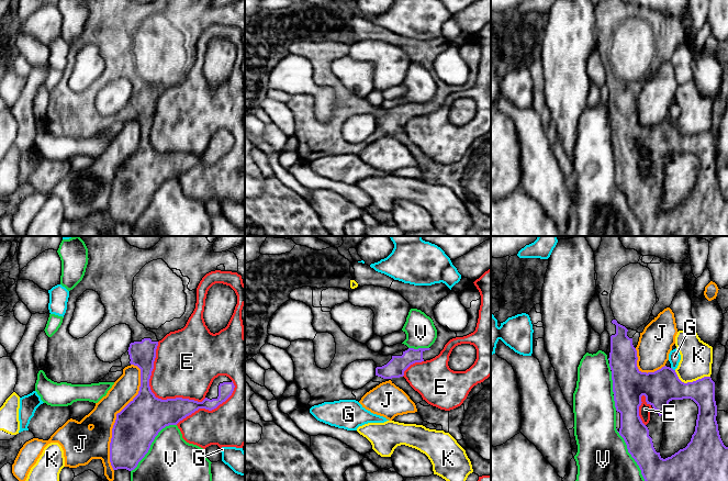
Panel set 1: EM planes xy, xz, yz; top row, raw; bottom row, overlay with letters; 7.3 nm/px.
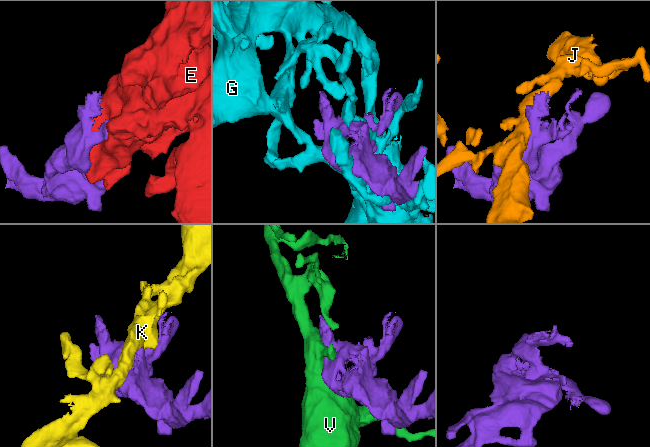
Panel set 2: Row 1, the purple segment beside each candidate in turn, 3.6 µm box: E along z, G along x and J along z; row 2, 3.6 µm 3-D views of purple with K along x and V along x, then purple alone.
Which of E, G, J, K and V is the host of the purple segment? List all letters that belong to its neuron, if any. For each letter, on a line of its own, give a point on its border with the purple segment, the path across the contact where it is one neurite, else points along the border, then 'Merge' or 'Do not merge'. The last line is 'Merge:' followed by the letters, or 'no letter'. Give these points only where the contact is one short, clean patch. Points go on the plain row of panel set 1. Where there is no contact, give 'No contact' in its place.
E: Touches purple at xy (152, 146). Do not merge
G: Touches purple at yz (672, 123). Do not merge
J: Touches purple at xy (116, 170). Do not merge
K: Touches purple at yz (691, 136). Do not merge
V: Touches purple at xy (150, 198). Do not merge
Merge: no letter

